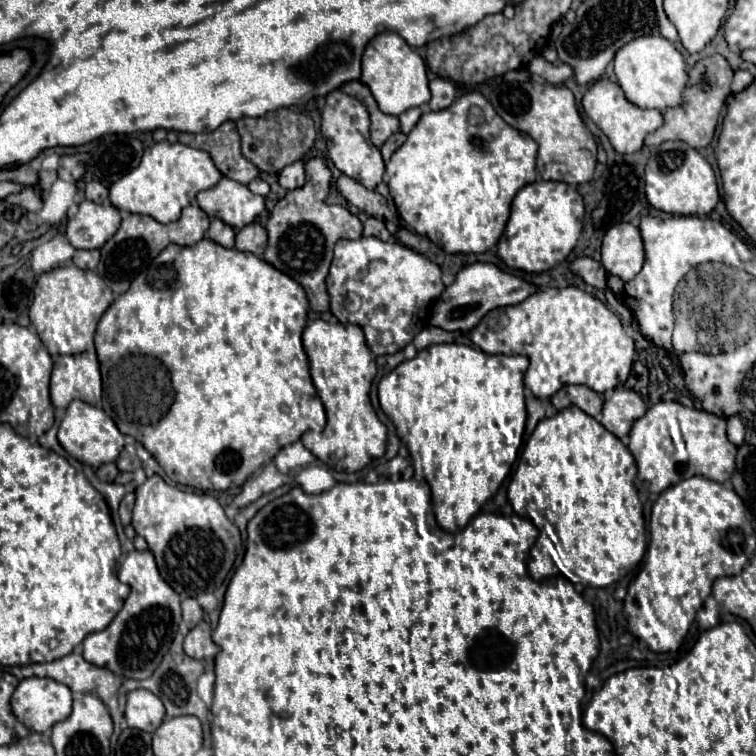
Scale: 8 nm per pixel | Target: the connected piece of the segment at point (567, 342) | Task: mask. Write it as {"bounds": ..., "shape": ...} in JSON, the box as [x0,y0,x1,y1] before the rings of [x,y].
{"bounds":[468,288,636,400],"shape":[[[546,288],[524,302],[488,312],[468,338],[486,354],[524,354],[530,358],[524,386],[540,400],[554,396],[564,384],[584,384],[600,394],[626,382],[636,347],[620,318],[594,294],[578,288]]]}

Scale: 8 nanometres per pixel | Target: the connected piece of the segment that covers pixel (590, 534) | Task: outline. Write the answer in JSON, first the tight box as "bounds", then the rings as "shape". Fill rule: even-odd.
{"bounds":[508,406,647,588],"shape":[[[578,406],[564,408],[556,416],[540,420],[532,436],[522,444],[508,486],[508,500],[514,512],[526,512],[526,520],[536,518],[536,522],[544,522],[536,526],[540,534],[529,552],[528,574],[534,580],[562,575],[573,584],[606,588],[638,566],[646,553],[647,532],[634,478],[636,462],[630,450]]]}

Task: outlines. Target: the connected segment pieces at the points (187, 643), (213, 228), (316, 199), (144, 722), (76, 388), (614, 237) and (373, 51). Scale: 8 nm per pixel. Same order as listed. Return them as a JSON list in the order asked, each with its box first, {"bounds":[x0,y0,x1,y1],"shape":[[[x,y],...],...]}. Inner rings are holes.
[{"bounds":[184,622,216,660],"shape":[[[200,622],[196,624],[196,628],[192,628],[184,640],[184,652],[190,658],[196,660],[204,660],[216,654],[216,646],[210,642],[210,624],[208,622]]]},{"bounds":[206,218,234,248],"shape":[[[214,218],[210,222],[210,228],[208,228],[208,234],[206,234],[210,240],[218,242],[220,246],[224,248],[232,248],[234,246],[234,228],[224,224],[220,218]]]},{"bounds":[264,158,362,312],"shape":[[[310,158],[306,162],[306,184],[296,190],[288,190],[282,200],[270,212],[266,232],[268,248],[264,260],[274,268],[280,268],[286,276],[296,280],[308,294],[310,308],[314,312],[330,310],[330,296],[326,290],[326,276],[332,262],[334,244],[342,238],[358,240],[362,236],[362,222],[350,210],[342,206],[328,206],[326,196],[332,186],[332,174],[322,158]]]},{"bounds":[126,690,164,732],"shape":[[[132,690],[126,696],[126,720],[130,728],[140,728],[144,732],[154,732],[164,720],[162,700],[148,690]]]},{"bounds":[50,352,102,408],"shape":[[[82,352],[76,356],[58,356],[54,360],[54,370],[50,378],[50,400],[54,408],[66,408],[72,400],[84,400],[96,406],[102,398],[102,378],[96,352]]]},{"bounds":[602,224,644,282],"shape":[[[634,224],[612,226],[602,240],[602,266],[608,274],[624,282],[636,278],[644,264],[644,246],[640,230]]]},{"bounds":[360,32,430,116],"shape":[[[382,32],[376,34],[362,54],[362,78],[360,78],[372,92],[374,100],[378,102],[378,108],[384,114],[398,116],[414,106],[424,106],[430,100],[428,90],[428,76],[426,76],[426,64],[424,60],[406,44],[404,38],[400,38],[394,32]]]}]

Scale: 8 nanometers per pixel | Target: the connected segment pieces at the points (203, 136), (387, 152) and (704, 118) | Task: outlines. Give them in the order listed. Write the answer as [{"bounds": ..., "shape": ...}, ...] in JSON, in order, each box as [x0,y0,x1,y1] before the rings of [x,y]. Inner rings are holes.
[{"bounds":[168,122,258,184],"shape":[[[224,122],[214,132],[168,132],[168,140],[206,150],[212,156],[218,170],[226,178],[232,178],[240,184],[248,184],[250,180],[258,178],[258,168],[252,162],[248,162],[240,152],[240,136],[236,132],[234,122]]]},{"bounds":[380,132,406,162],"shape":[[[396,132],[394,136],[390,136],[384,144],[382,144],[382,148],[380,148],[380,152],[382,152],[382,158],[384,158],[384,162],[388,162],[390,160],[390,156],[392,156],[392,152],[394,150],[398,150],[400,146],[402,146],[402,142],[406,140],[406,136],[402,134],[402,132]]]},{"bounds":[644,54,734,150],"shape":[[[712,54],[712,56],[698,60],[688,70],[688,82],[686,82],[686,90],[684,90],[684,96],[682,96],[682,100],[684,100],[682,106],[664,110],[664,114],[662,114],[664,124],[644,140],[644,146],[652,148],[652,146],[658,146],[666,140],[682,140],[690,148],[696,148],[696,150],[706,148],[714,138],[714,126],[718,122],[724,100],[730,94],[732,76],[734,76],[732,68],[728,66],[728,62],[720,54]]]}]

